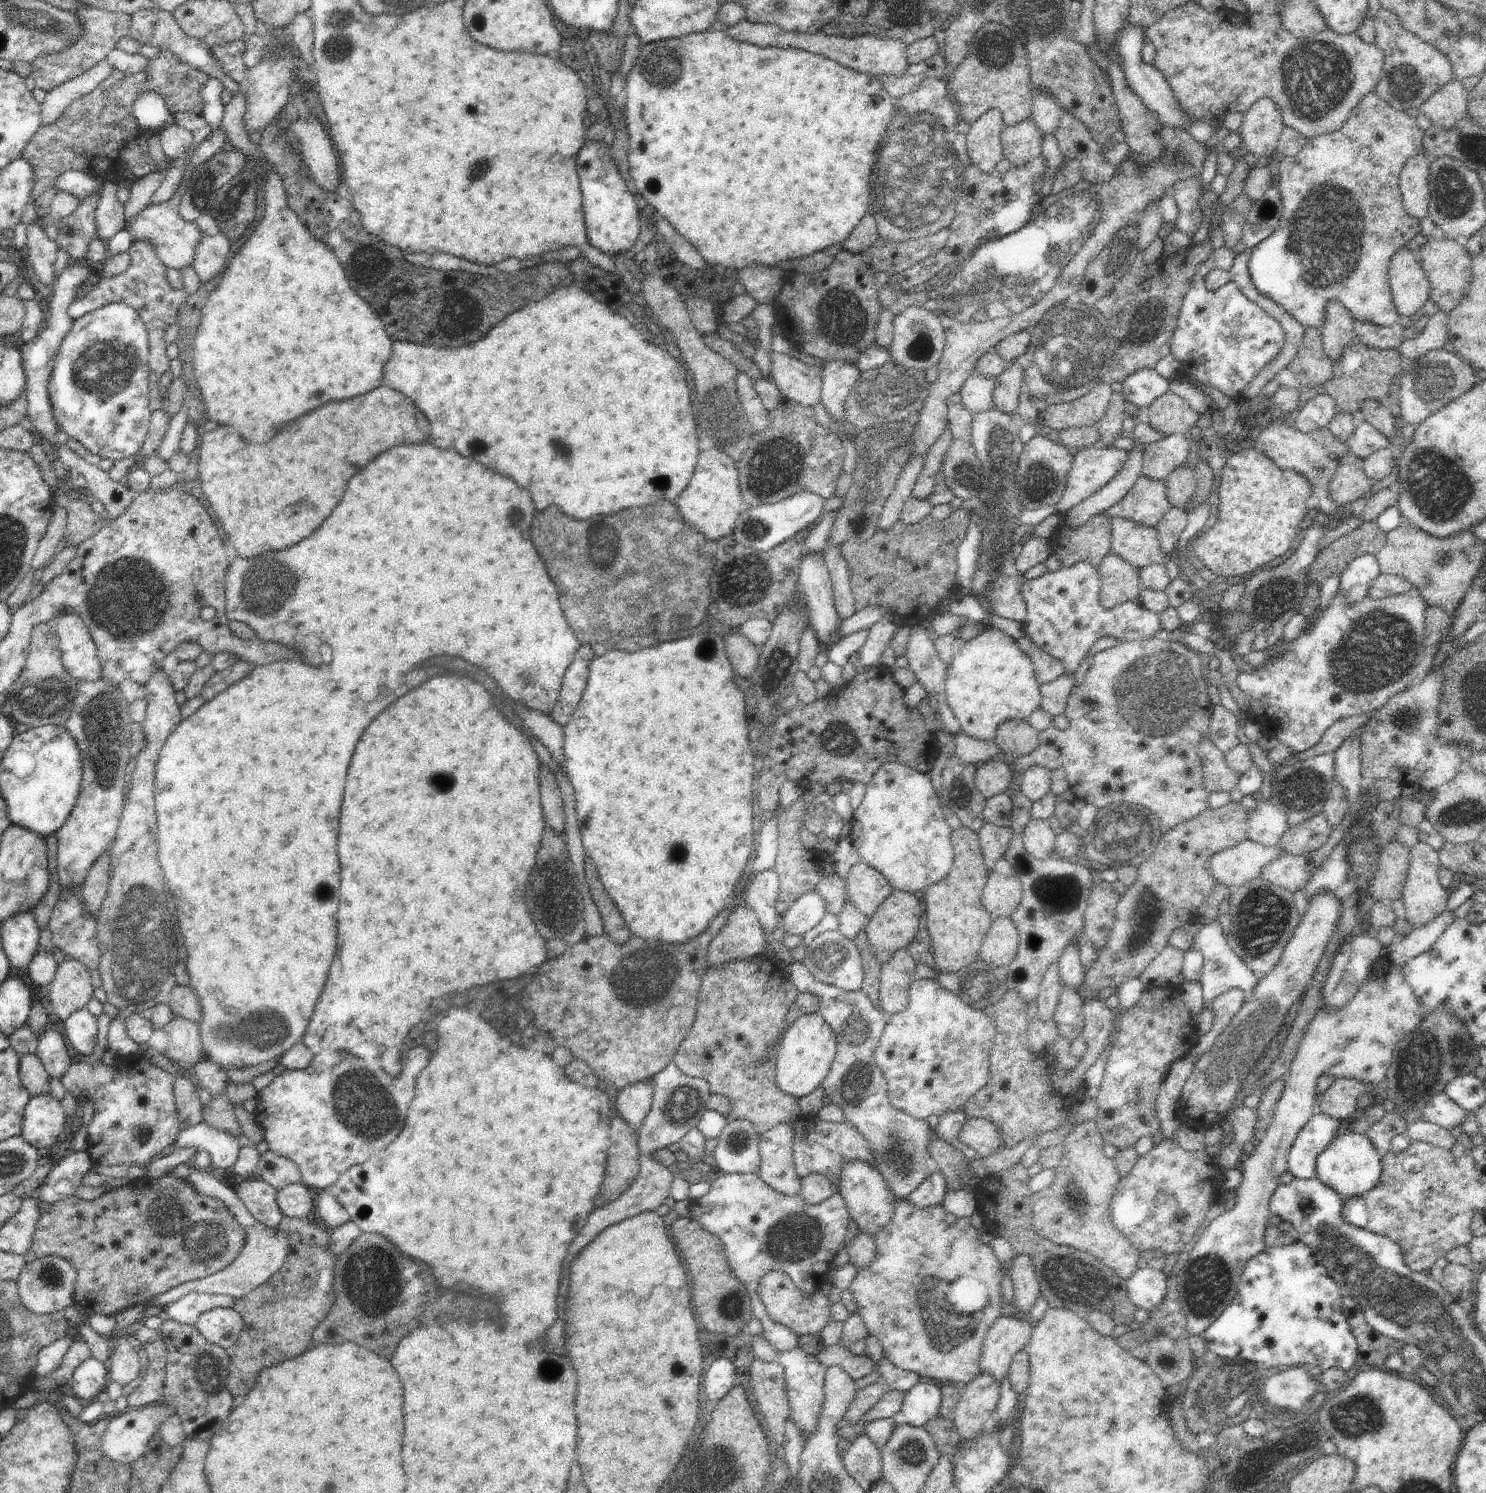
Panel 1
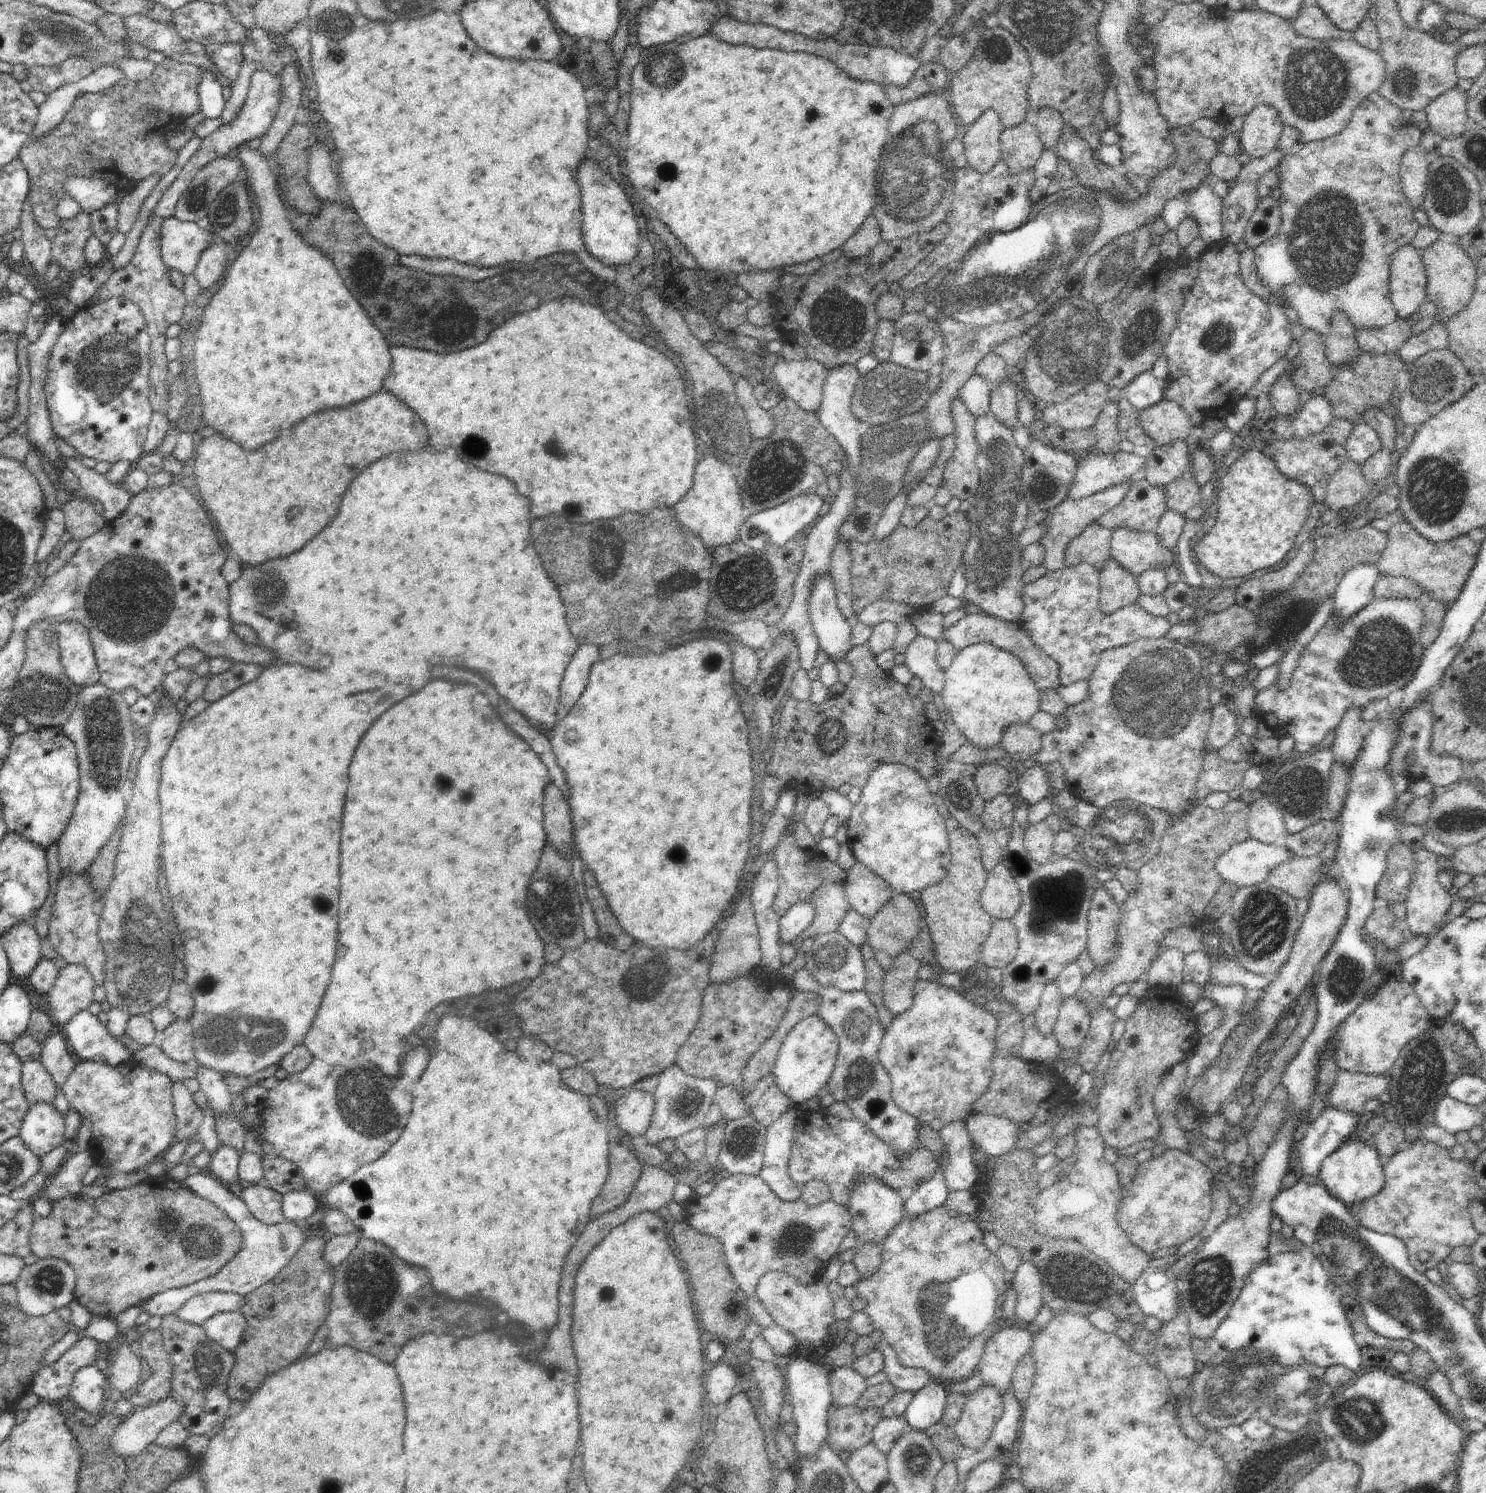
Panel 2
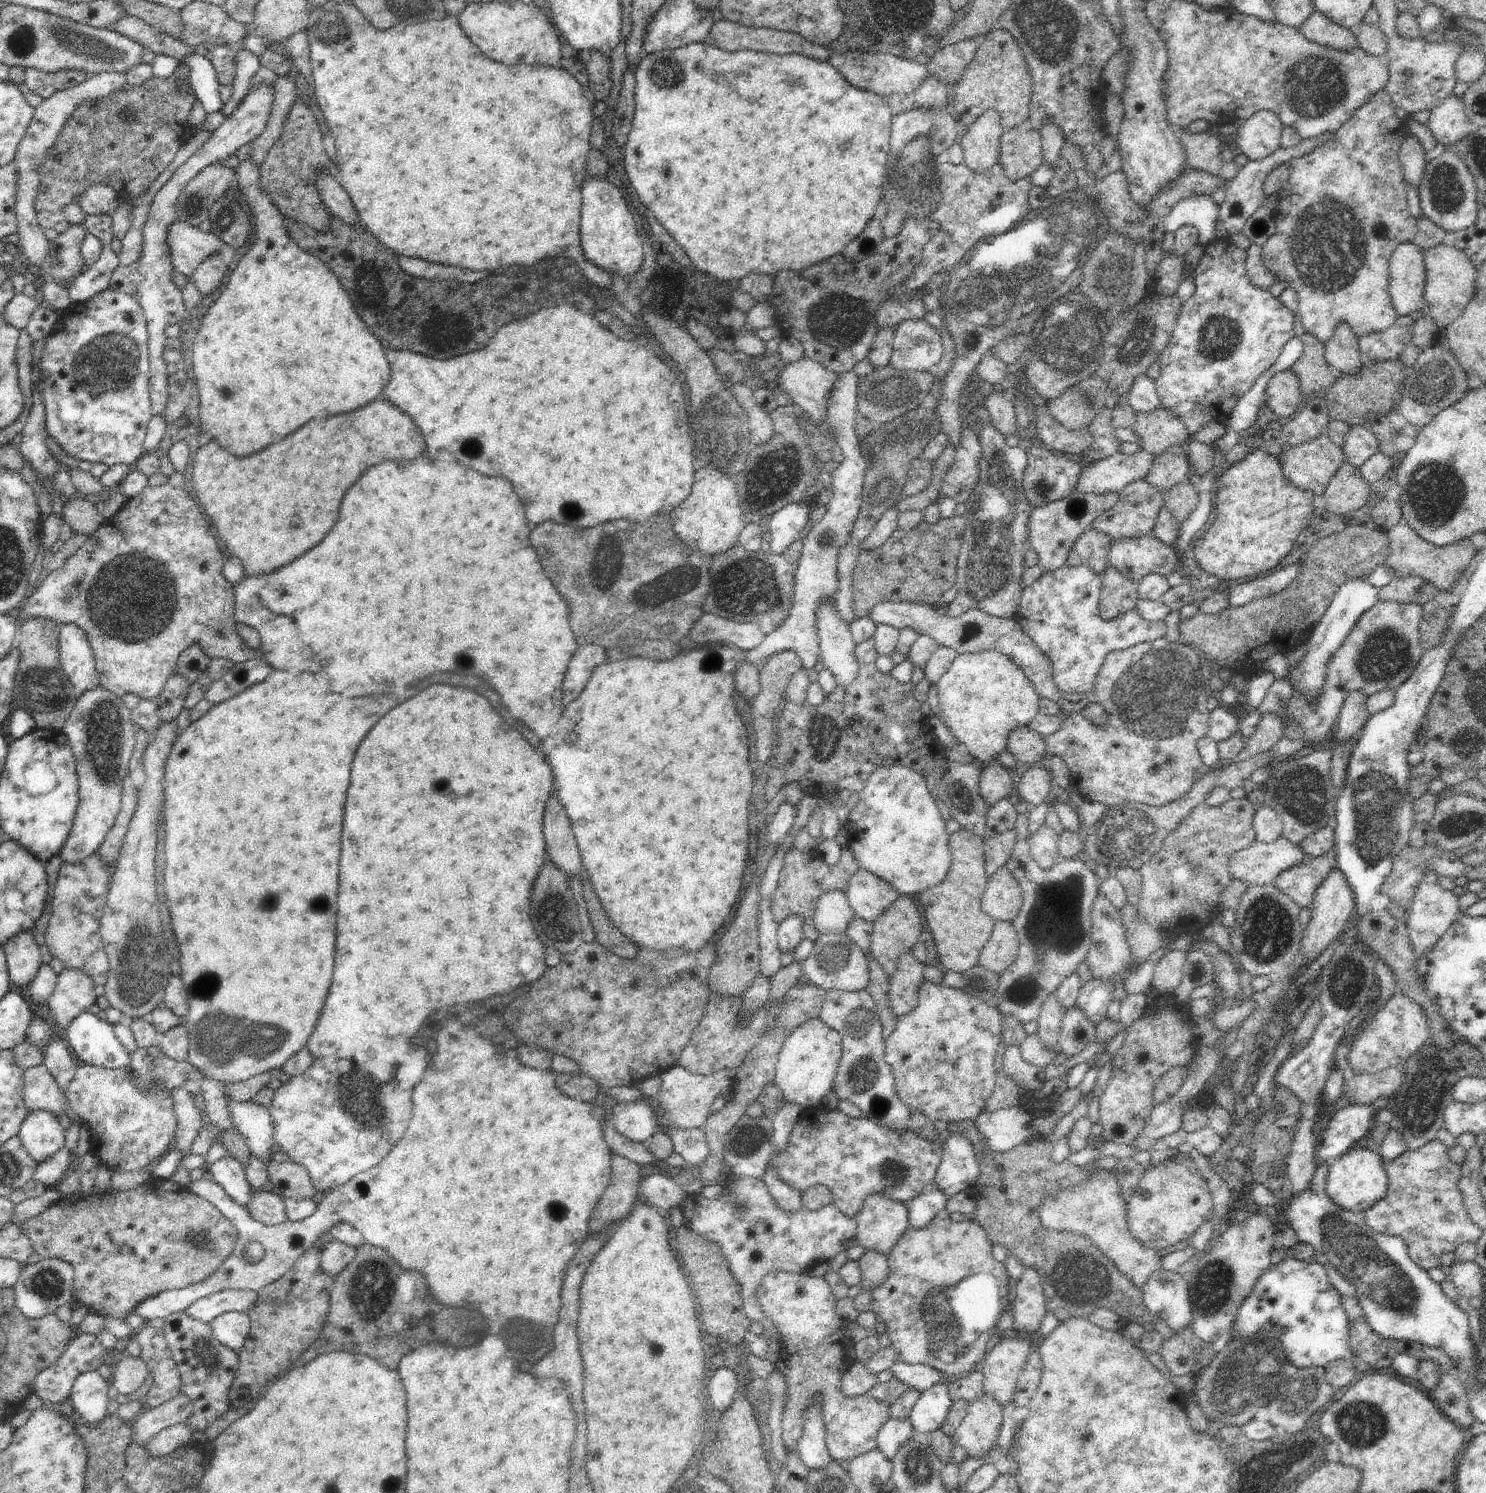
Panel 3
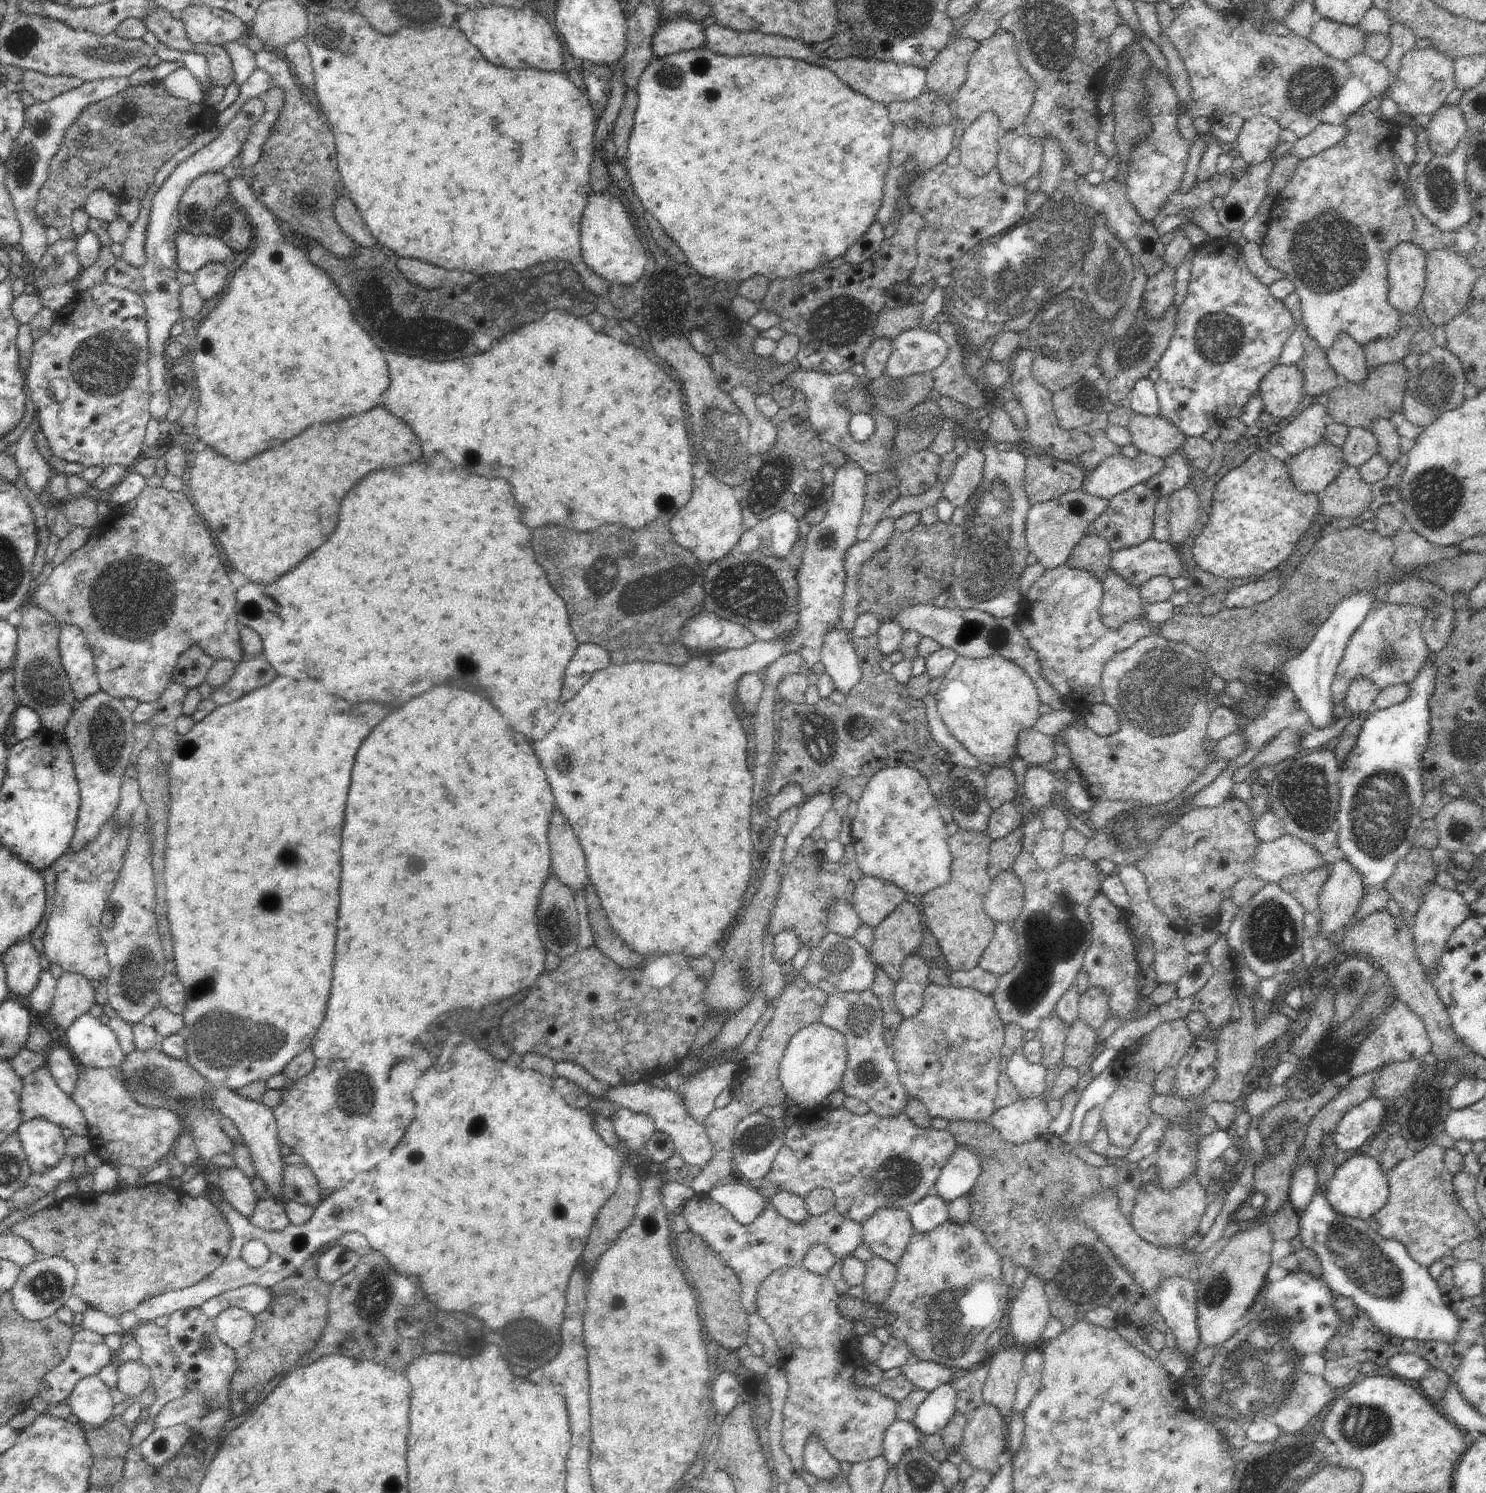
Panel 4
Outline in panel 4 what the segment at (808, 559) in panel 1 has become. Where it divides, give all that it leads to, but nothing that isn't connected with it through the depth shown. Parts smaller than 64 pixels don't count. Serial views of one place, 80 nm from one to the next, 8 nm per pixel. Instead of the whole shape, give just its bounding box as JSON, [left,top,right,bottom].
[821,626,862,696]

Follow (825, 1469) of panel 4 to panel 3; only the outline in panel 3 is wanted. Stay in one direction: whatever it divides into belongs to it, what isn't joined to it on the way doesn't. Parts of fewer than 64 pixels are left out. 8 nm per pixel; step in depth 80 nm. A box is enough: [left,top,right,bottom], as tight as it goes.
[798,1400,831,1471]

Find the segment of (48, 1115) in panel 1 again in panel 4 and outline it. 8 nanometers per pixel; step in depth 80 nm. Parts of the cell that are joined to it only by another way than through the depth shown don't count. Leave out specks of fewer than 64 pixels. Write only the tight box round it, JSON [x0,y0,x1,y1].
[17,1117,67,1173]

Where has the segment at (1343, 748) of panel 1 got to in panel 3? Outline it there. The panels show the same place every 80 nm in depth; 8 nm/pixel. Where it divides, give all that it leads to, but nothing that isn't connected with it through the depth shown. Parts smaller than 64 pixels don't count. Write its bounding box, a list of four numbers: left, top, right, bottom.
[1334,690,1368,744]

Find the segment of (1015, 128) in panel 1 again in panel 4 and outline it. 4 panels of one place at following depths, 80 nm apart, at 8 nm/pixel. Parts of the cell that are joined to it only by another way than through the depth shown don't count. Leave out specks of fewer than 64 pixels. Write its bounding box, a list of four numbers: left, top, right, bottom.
[997,127,1043,186]

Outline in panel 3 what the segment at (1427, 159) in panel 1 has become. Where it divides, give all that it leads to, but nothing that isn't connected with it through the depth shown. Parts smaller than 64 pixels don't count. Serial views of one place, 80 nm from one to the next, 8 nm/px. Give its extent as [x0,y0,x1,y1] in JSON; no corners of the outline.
[1399,135,1428,188]

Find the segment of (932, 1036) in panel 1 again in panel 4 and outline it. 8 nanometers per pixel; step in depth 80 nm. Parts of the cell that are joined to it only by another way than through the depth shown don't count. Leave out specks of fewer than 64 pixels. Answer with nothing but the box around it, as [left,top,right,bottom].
[891,982,1006,1124]

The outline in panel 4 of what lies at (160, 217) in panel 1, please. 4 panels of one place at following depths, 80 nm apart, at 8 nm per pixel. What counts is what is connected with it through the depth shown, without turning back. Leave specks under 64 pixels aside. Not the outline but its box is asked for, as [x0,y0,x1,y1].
[177,230,236,273]

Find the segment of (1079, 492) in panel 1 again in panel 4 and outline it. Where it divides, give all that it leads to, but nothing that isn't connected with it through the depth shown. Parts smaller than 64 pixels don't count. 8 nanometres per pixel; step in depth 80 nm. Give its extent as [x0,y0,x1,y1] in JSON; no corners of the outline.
[1081,452,1166,500]

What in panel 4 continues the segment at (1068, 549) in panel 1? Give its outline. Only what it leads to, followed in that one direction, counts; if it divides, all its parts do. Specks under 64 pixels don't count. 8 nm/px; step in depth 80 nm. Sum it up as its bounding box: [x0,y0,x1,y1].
[1065,534,1112,582]

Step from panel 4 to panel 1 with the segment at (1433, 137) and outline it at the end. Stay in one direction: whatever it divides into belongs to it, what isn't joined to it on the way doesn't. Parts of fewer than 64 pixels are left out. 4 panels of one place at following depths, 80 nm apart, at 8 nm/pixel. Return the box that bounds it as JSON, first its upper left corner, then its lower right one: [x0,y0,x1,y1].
[1418,79,1468,131]

